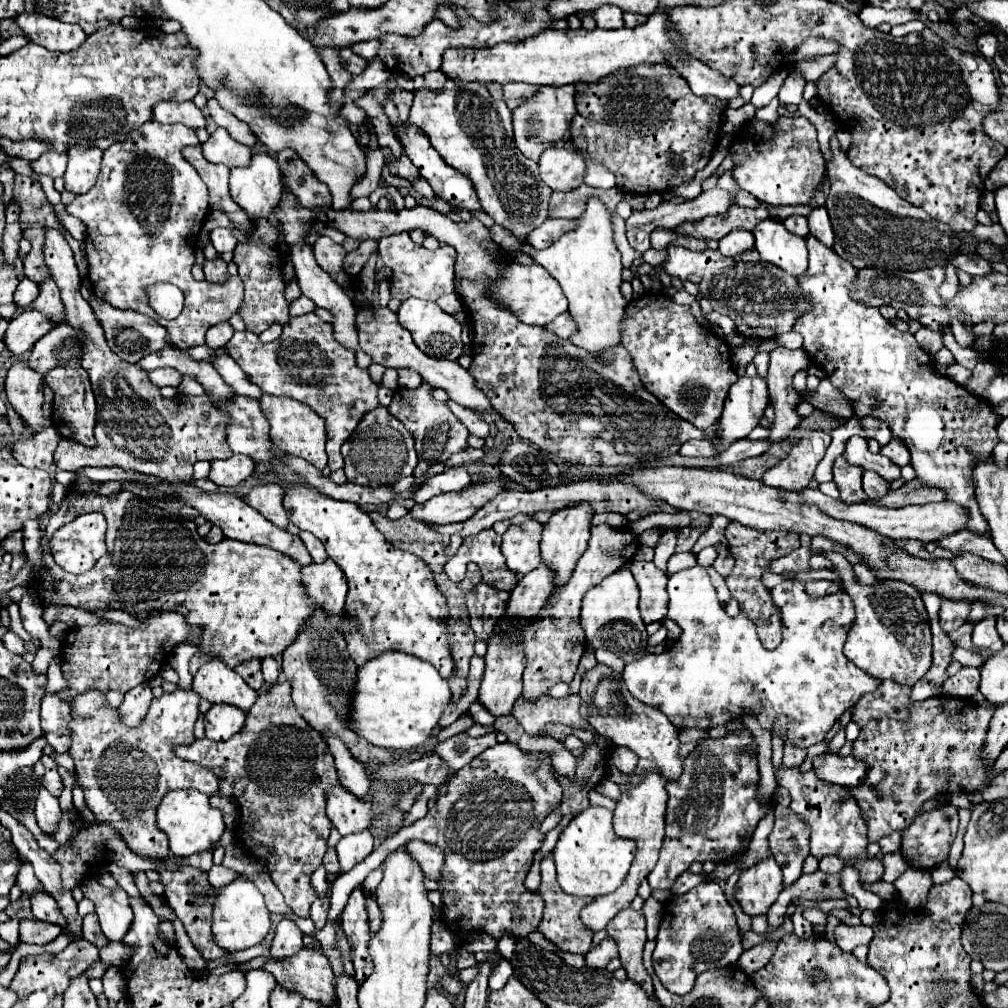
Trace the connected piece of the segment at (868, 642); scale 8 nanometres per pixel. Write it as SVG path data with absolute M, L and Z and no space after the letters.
M842 553L823 555L830 559L834 571L842 577L842 583L846 585L846 593L852 597L856 607L856 621L848 633L844 655L856 667L860 667L862 671L866 671L870 677L878 681L892 679L902 685L910 685L910 687L916 685L932 665L932 633L930 633L928 613L924 609L920 593L908 585L908 591L886 593L882 589L882 595L878 595L878 589L874 591L874 587L862 587L856 581L852 565Z

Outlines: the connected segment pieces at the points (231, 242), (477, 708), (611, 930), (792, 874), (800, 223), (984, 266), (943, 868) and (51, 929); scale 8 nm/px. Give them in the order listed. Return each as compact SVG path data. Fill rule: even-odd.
M214 229L210 233L210 241L220 255L226 251L234 251L234 247L238 245L238 239L230 233L230 229Z
M480 701L472 703L470 717L474 719L474 723L480 723L480 725L492 725L496 721L496 717L492 713L488 713L488 709L484 709L484 705L480 705Z
M632 907L624 909L608 923L606 931L618 943L620 961L628 973L628 979L638 983L644 991L652 993L652 979L642 965L642 949L647 941L646 921L642 911L634 911Z
M776 805L776 821L770 833L770 849L784 873L784 887L792 885L802 875L802 863L808 857L808 827L790 809Z
M790 215L784 219L784 227L790 233L796 233L798 237L806 237L808 235L808 221L802 215Z
M958 255L952 259L952 265L972 277L976 275L988 275L988 271L992 271L990 263L986 259L982 259L980 255Z
M942 861L942 863L932 871L934 883L946 883L946 881L950 881L954 875L956 875L956 873L954 873L954 869L948 865L948 861Z
M24 919L20 921L20 941L22 943L34 943L34 945L46 945L54 941L60 935L60 925L48 925L44 921L36 919Z

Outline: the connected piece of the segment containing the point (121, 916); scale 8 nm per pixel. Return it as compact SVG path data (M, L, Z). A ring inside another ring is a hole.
M86 879L80 885L84 897L94 901L96 915L100 919L102 933L110 941L122 941L128 925L132 923L132 909L128 905L128 893L124 889L102 887L96 879Z

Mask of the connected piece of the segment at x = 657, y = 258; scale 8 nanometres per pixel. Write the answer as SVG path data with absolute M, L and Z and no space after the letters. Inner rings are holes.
M650 248L648 251L642 254L642 258L646 263L652 265L653 267L657 267L666 262L668 256L666 249L655 250Z

